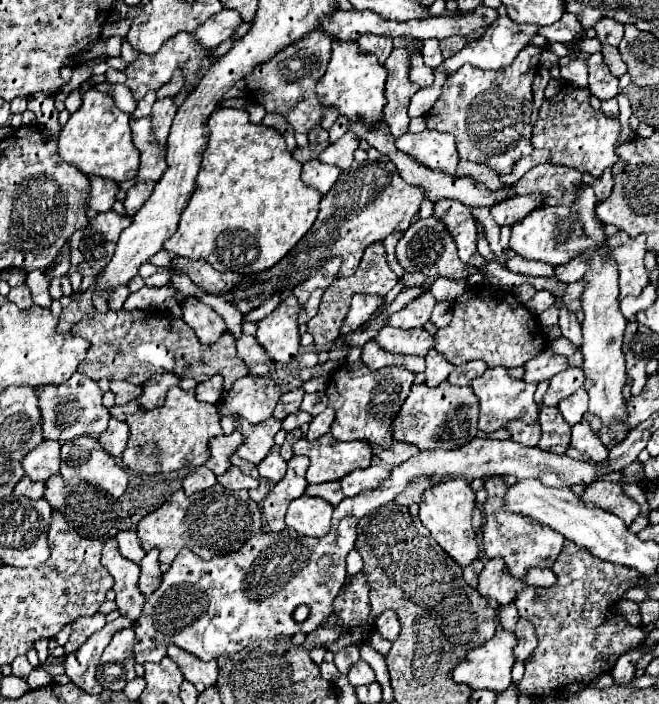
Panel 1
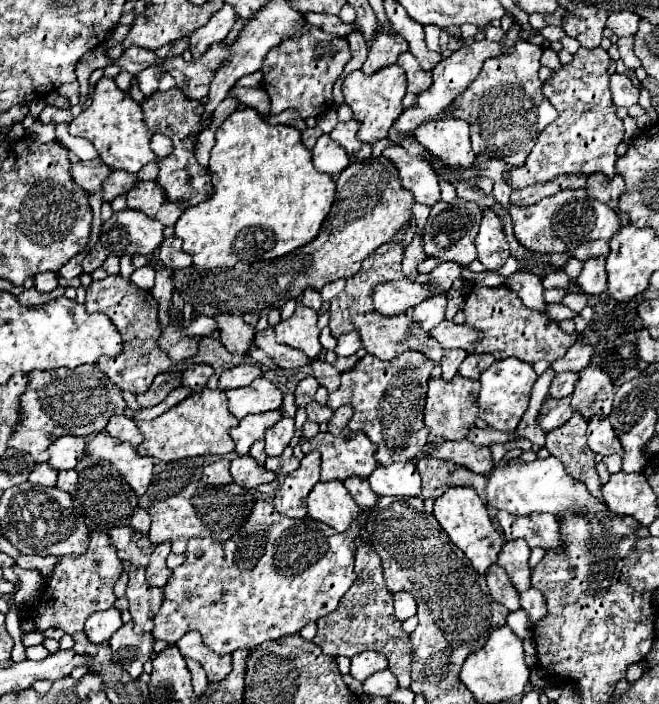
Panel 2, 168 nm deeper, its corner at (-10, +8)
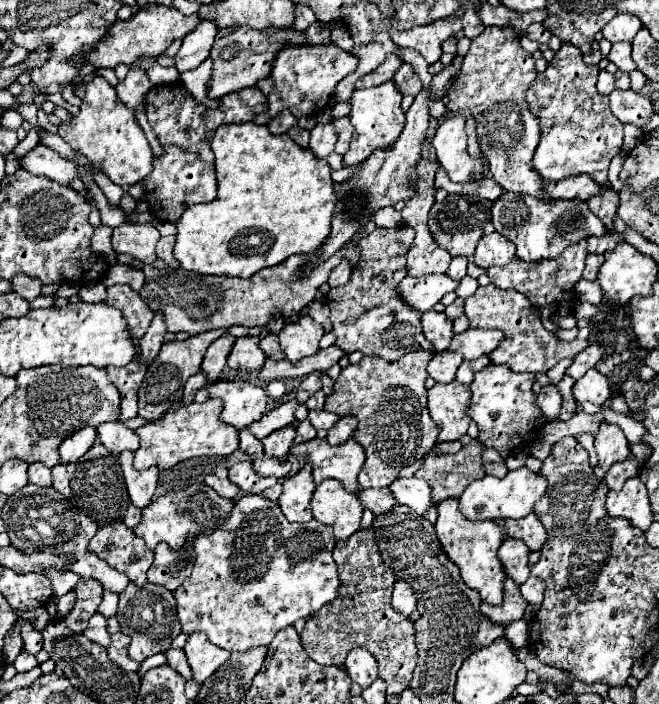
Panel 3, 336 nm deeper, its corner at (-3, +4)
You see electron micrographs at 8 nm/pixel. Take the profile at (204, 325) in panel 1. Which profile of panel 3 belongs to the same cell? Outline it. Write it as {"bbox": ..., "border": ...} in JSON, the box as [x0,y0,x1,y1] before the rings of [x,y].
{"bbox":[228,336,266,372],"border":[[[242,336],[234,342],[228,354],[228,368],[242,372],[256,372],[262,368],[266,354],[258,348],[258,336]]]}

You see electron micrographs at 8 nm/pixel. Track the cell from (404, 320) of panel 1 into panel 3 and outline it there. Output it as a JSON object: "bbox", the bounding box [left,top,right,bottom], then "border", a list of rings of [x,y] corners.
{"bbox":[422,310,452,350],"border":[[[428,310],[422,314],[422,332],[426,340],[434,344],[434,350],[446,350],[452,340],[452,320],[446,318],[446,314]]]}

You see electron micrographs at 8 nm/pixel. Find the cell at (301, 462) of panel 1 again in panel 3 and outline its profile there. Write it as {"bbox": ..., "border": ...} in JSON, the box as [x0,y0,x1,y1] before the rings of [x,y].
{"bbox":[278,464,316,522],"border":[[[304,464],[294,476],[288,476],[282,486],[284,486],[284,490],[278,498],[278,506],[280,506],[282,514],[288,518],[288,522],[312,520],[310,498],[316,488],[312,482],[312,466]]]}

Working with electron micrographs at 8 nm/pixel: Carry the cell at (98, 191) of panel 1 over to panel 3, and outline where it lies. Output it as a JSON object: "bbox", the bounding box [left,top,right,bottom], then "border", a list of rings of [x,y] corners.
{"bbox":[22,144,80,186],"border":[[[42,144],[32,148],[22,158],[22,168],[26,168],[28,172],[32,172],[36,176],[48,176],[50,180],[54,180],[62,186],[70,186],[72,180],[80,178],[80,170],[74,160],[62,158],[58,152],[54,152],[48,146],[42,146]]]}

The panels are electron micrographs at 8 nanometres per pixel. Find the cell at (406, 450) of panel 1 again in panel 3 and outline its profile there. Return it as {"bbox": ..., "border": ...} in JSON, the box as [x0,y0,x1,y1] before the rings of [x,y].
{"bbox":[482,448,508,478],"border":[[[484,448],[482,450],[482,468],[486,470],[486,474],[498,476],[498,478],[508,472],[508,468],[504,464],[504,458],[496,450],[492,450],[492,448]]]}

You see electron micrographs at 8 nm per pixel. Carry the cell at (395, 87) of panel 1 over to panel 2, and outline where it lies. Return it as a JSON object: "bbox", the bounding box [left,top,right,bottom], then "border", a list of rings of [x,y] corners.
{"bbox":[399,52,431,94],"border":[[[403,52],[399,56],[399,68],[403,68],[407,74],[407,82],[409,82],[407,90],[409,92],[419,94],[431,86],[431,72],[425,72],[411,52]]]}

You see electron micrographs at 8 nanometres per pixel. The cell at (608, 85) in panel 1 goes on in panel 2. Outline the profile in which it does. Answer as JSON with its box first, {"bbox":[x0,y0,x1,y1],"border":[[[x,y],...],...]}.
{"bbox":[611,74,639,106],"border":[[[613,74],[611,76],[611,94],[615,106],[633,106],[639,104],[639,90],[633,86],[633,82],[625,74]]]}

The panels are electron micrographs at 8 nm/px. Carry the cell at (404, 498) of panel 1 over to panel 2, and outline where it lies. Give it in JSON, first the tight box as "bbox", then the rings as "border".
{"bbox":[417,458,487,498],"border":[[[423,458],[417,462],[417,470],[423,478],[423,498],[439,498],[453,486],[471,486],[479,496],[485,494],[487,478],[483,474],[475,474],[469,468],[461,468],[447,460]]]}

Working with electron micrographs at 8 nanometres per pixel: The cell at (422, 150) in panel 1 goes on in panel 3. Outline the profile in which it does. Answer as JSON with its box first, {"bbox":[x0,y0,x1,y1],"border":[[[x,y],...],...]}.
{"bbox":[432,116,484,182],"border":[[[454,116],[442,122],[432,138],[438,162],[452,182],[468,182],[470,176],[484,172],[484,166],[468,156],[466,140],[468,136],[464,132],[462,116]]]}

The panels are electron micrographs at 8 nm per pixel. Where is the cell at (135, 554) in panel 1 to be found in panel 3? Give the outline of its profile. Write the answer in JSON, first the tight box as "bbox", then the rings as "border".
{"bbox":[124,506,142,528],"border":[[[130,506],[130,508],[126,510],[124,524],[126,524],[128,528],[136,528],[136,526],[140,524],[140,518],[142,518],[142,510],[140,510],[140,508],[136,508],[136,506]]]}

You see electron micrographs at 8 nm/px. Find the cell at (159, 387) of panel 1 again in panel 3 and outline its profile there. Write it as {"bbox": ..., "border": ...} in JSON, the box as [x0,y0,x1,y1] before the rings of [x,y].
{"bbox":[202,336,234,384],"border":[[[220,336],[216,342],[212,342],[204,354],[202,360],[202,372],[206,374],[206,380],[212,384],[218,380],[220,372],[226,366],[226,356],[228,356],[228,348],[232,348],[234,344],[234,336]]]}

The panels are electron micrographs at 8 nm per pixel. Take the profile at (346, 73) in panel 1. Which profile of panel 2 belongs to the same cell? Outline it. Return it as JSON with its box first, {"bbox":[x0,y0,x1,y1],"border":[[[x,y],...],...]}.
{"bbox":[343,64,407,144],"border":[[[397,64],[383,68],[373,76],[367,76],[361,70],[357,70],[357,72],[351,72],[345,78],[343,94],[345,94],[345,102],[353,110],[353,118],[357,122],[361,122],[361,128],[359,128],[359,140],[361,142],[373,144],[373,142],[377,142],[381,138],[387,138],[389,128],[397,120],[397,116],[401,116],[401,112],[403,112],[401,102],[403,102],[405,92],[407,92],[405,72],[401,68],[397,68]]]}

